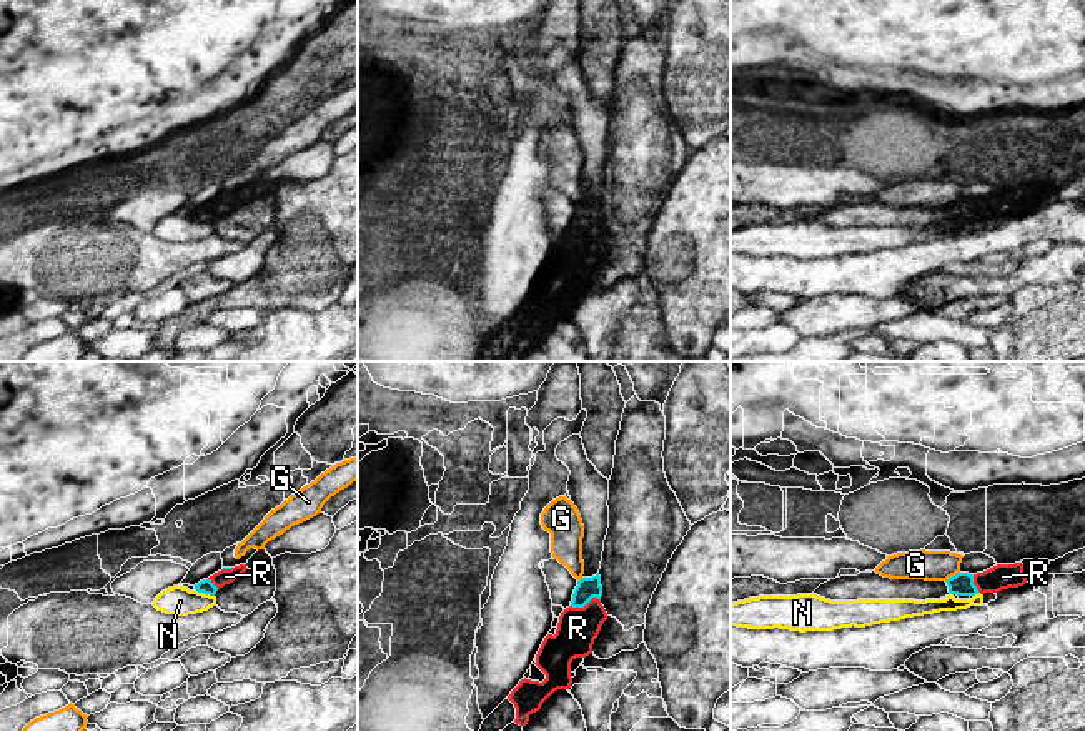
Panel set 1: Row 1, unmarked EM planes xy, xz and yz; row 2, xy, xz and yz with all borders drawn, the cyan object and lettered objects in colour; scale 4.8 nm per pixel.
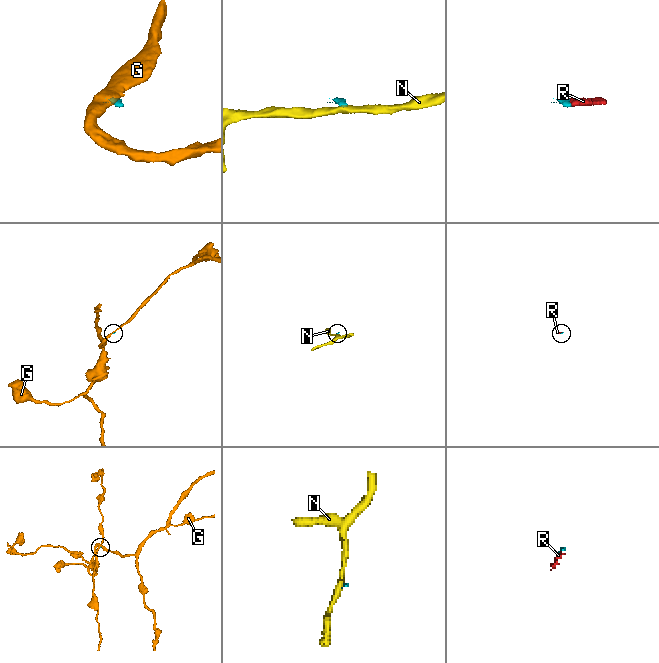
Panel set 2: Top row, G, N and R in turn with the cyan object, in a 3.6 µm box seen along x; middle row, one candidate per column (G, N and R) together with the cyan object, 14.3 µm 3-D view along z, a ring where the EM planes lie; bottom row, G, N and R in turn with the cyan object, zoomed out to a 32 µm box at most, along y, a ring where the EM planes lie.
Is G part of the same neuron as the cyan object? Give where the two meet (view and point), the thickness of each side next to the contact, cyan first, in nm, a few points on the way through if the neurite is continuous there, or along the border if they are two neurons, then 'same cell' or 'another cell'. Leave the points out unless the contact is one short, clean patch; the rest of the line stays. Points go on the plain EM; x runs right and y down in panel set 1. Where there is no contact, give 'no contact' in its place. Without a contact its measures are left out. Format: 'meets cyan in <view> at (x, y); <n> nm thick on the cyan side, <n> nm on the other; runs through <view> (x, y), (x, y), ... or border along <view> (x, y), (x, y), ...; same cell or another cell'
meets cyan in yz at (952, 203); 110 nm thick on the cyan side, 140 nm on the other; border along yz (959, 198), (946, 208); another cell

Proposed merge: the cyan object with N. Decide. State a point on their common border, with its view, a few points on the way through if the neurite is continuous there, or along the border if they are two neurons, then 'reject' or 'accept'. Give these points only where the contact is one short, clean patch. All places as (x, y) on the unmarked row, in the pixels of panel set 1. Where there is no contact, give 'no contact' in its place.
meets cyan in xy at (205, 220); border along xy (195, 215), (213, 223); reject

